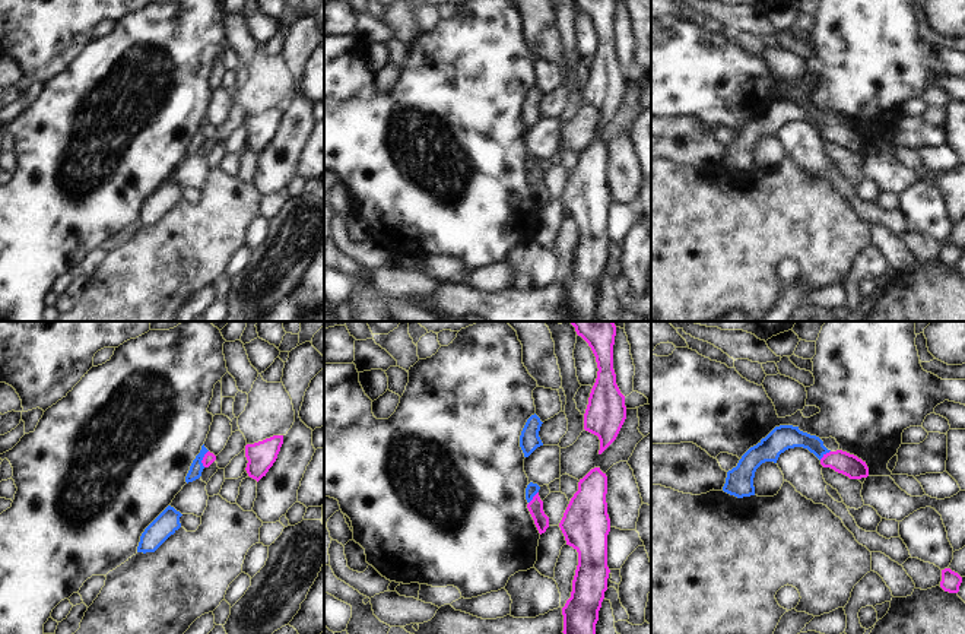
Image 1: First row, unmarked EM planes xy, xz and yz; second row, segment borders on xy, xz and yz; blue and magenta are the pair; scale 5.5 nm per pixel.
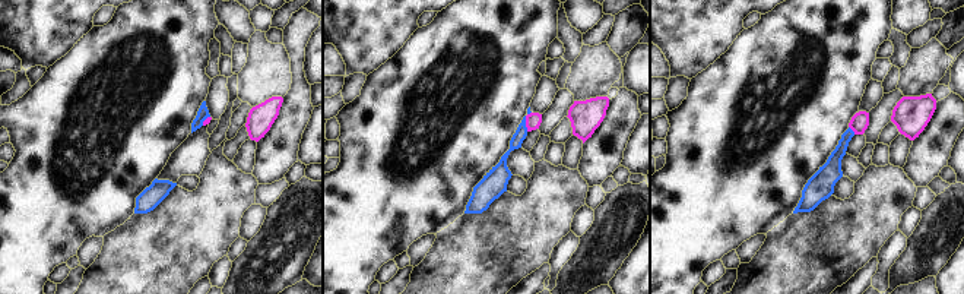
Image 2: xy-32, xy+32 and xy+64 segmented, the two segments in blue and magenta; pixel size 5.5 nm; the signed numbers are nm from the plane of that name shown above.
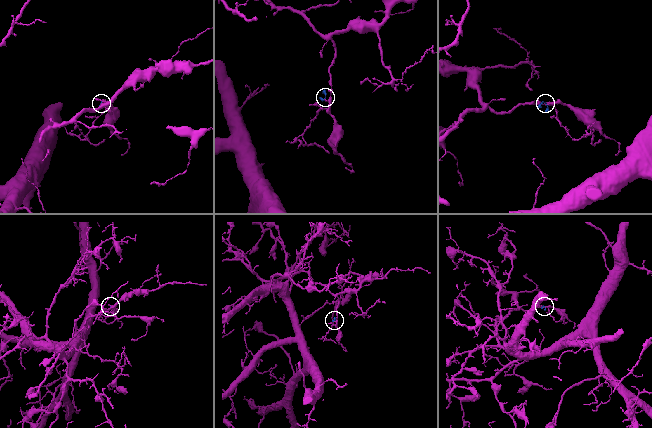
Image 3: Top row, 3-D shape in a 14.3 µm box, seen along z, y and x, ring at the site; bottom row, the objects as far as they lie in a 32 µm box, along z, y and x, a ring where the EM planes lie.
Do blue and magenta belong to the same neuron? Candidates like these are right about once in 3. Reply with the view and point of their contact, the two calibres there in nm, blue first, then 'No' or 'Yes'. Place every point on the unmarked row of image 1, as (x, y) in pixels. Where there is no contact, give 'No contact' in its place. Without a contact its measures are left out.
Touches blue at xy (202, 132). Thickness 70 nm (blue) against 70 nm. No

